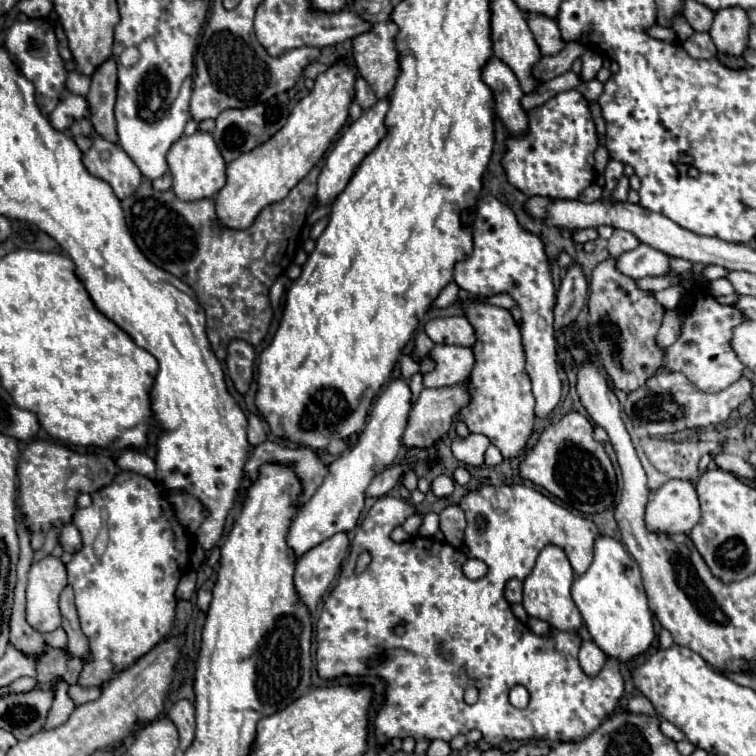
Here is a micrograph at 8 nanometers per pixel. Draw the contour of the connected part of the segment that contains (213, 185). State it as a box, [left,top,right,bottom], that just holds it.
[167,132,225,202]

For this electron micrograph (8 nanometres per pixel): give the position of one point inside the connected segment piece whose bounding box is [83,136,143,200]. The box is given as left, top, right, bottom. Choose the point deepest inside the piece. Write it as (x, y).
(106, 160)

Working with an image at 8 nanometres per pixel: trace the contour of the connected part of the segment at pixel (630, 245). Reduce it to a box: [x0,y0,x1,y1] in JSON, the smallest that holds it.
[607,228,639,256]

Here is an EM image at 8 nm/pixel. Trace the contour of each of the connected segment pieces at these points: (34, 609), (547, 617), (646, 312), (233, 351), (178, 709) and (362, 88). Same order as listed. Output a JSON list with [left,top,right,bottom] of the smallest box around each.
[[27,556,67,634],[523,546,583,632],[589,260,663,392],[227,340,255,394],[167,698,195,750],[355,78,377,110]]

